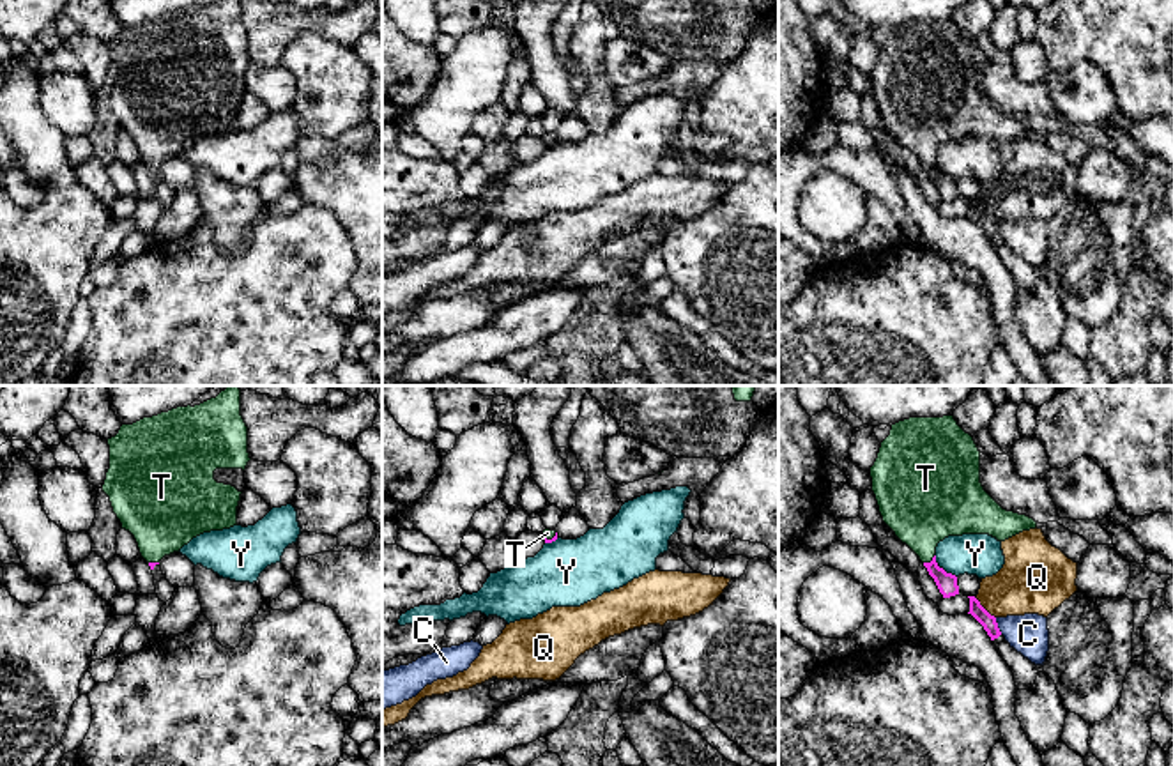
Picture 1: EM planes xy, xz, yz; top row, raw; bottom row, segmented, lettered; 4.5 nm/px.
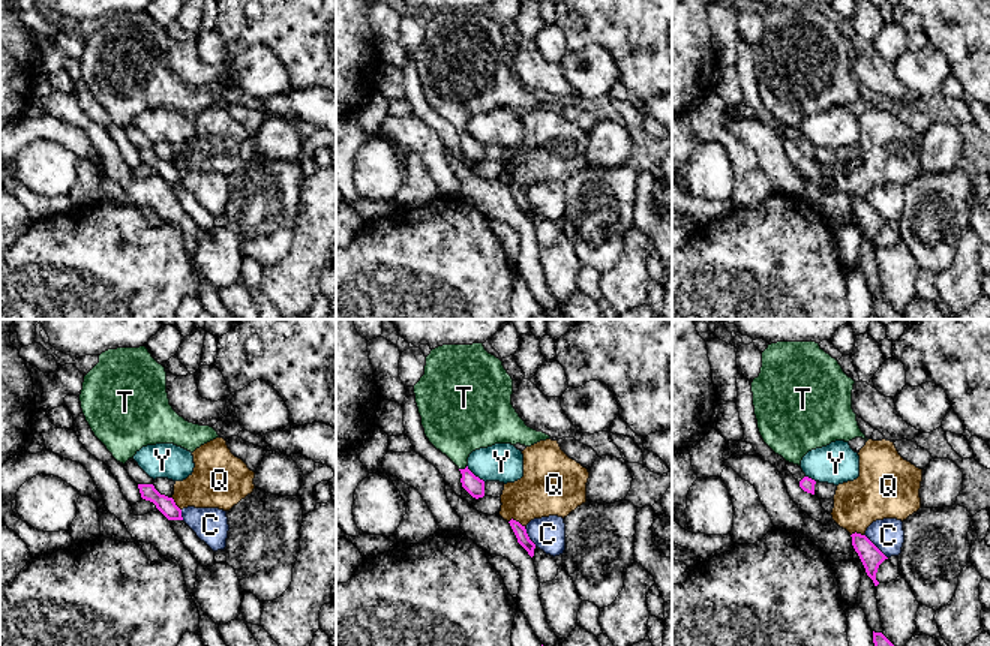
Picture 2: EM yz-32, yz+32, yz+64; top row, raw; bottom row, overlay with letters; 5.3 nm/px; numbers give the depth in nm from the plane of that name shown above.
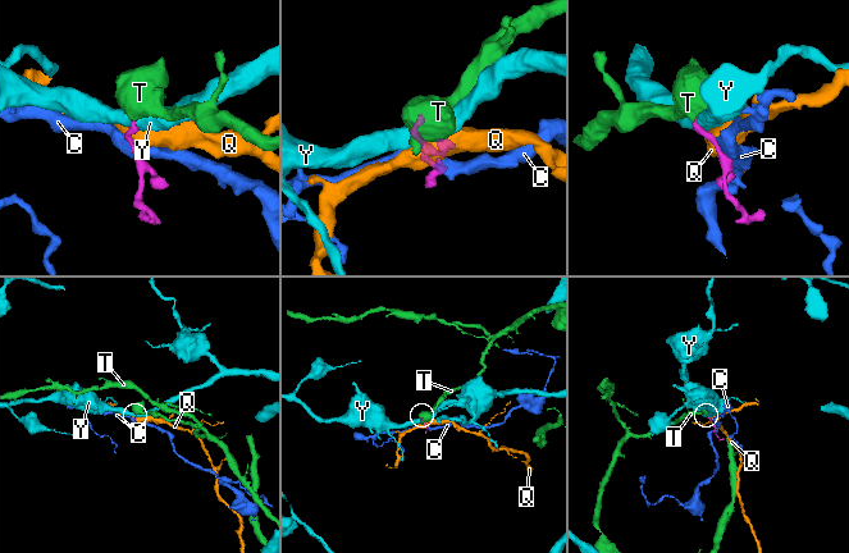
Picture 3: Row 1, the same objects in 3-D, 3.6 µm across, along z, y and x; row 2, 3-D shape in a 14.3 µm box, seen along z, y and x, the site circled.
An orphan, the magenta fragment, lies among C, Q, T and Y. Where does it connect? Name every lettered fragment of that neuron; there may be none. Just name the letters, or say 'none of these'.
T

